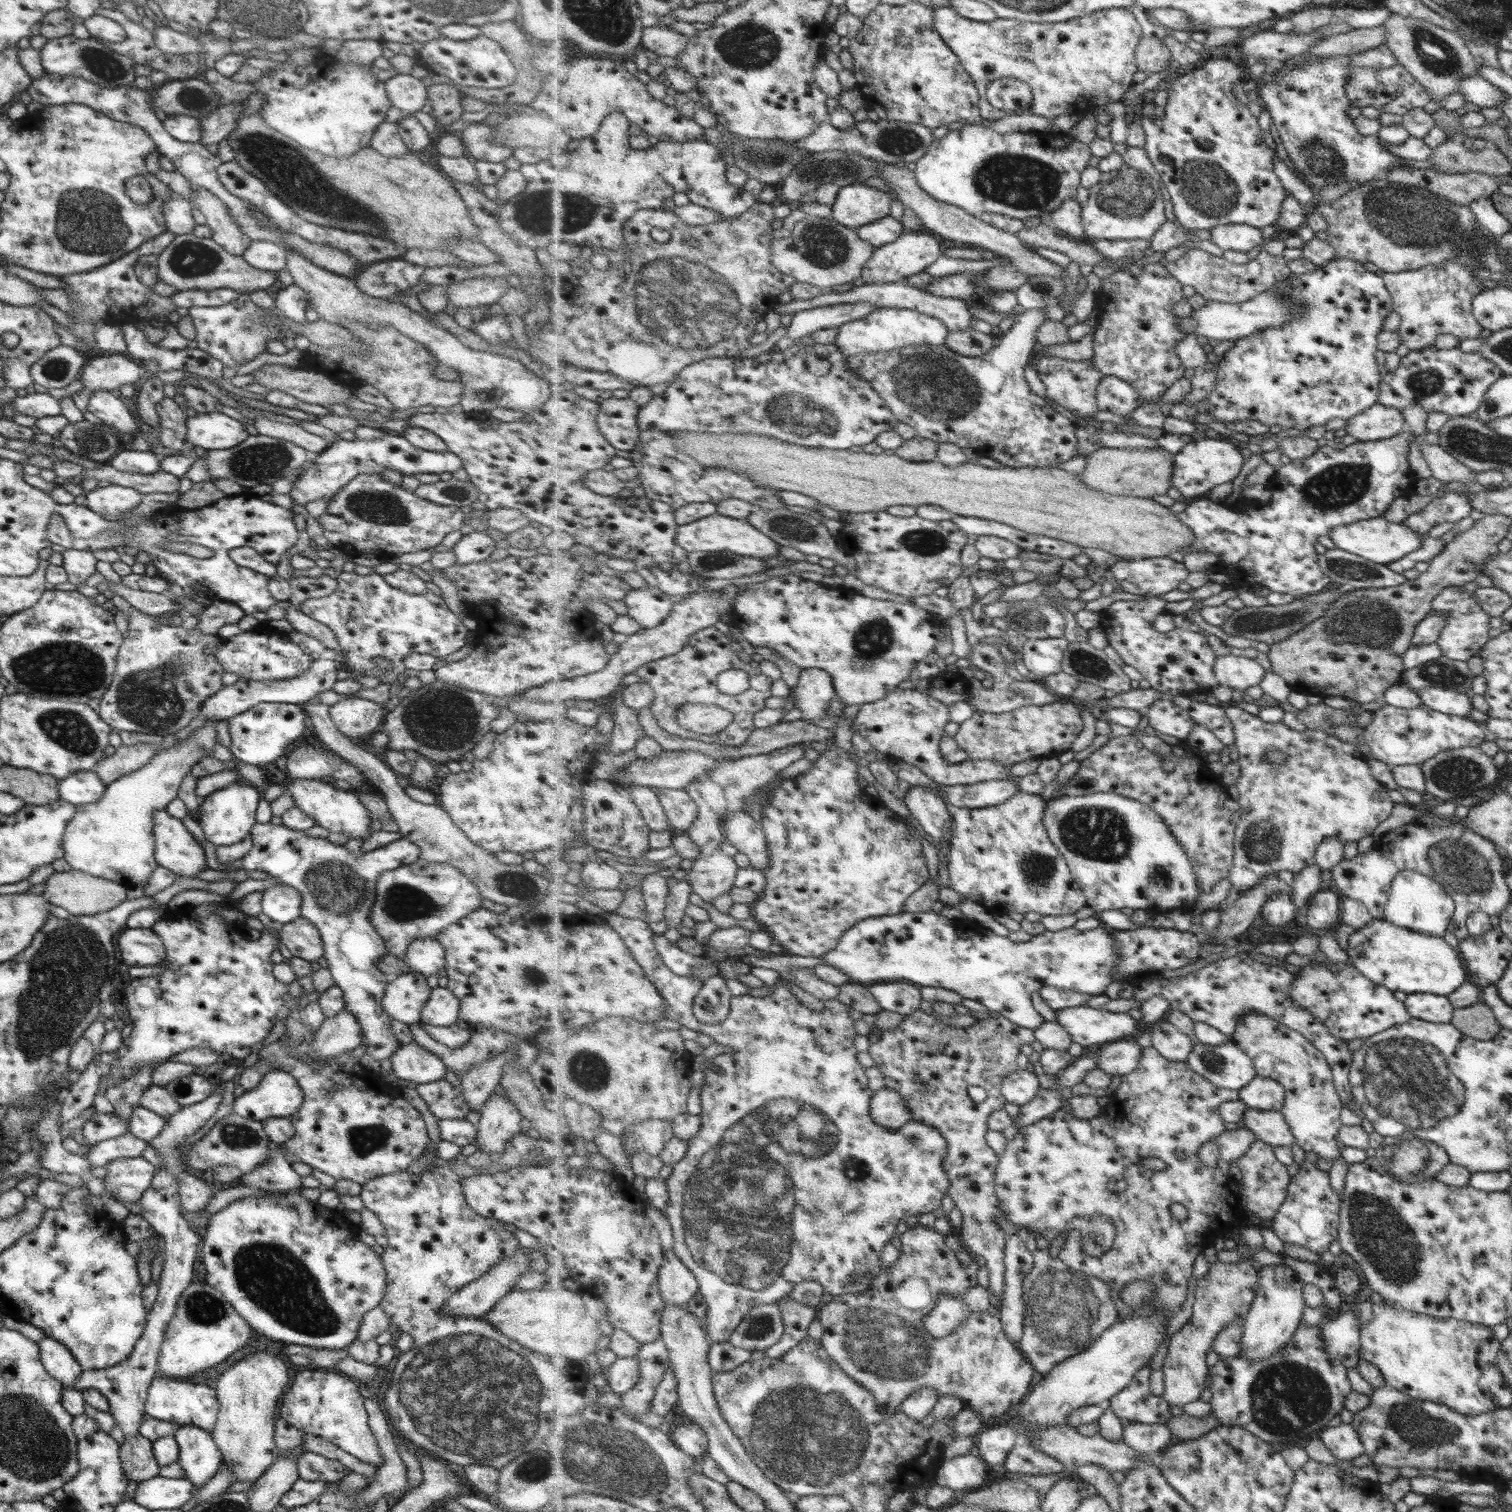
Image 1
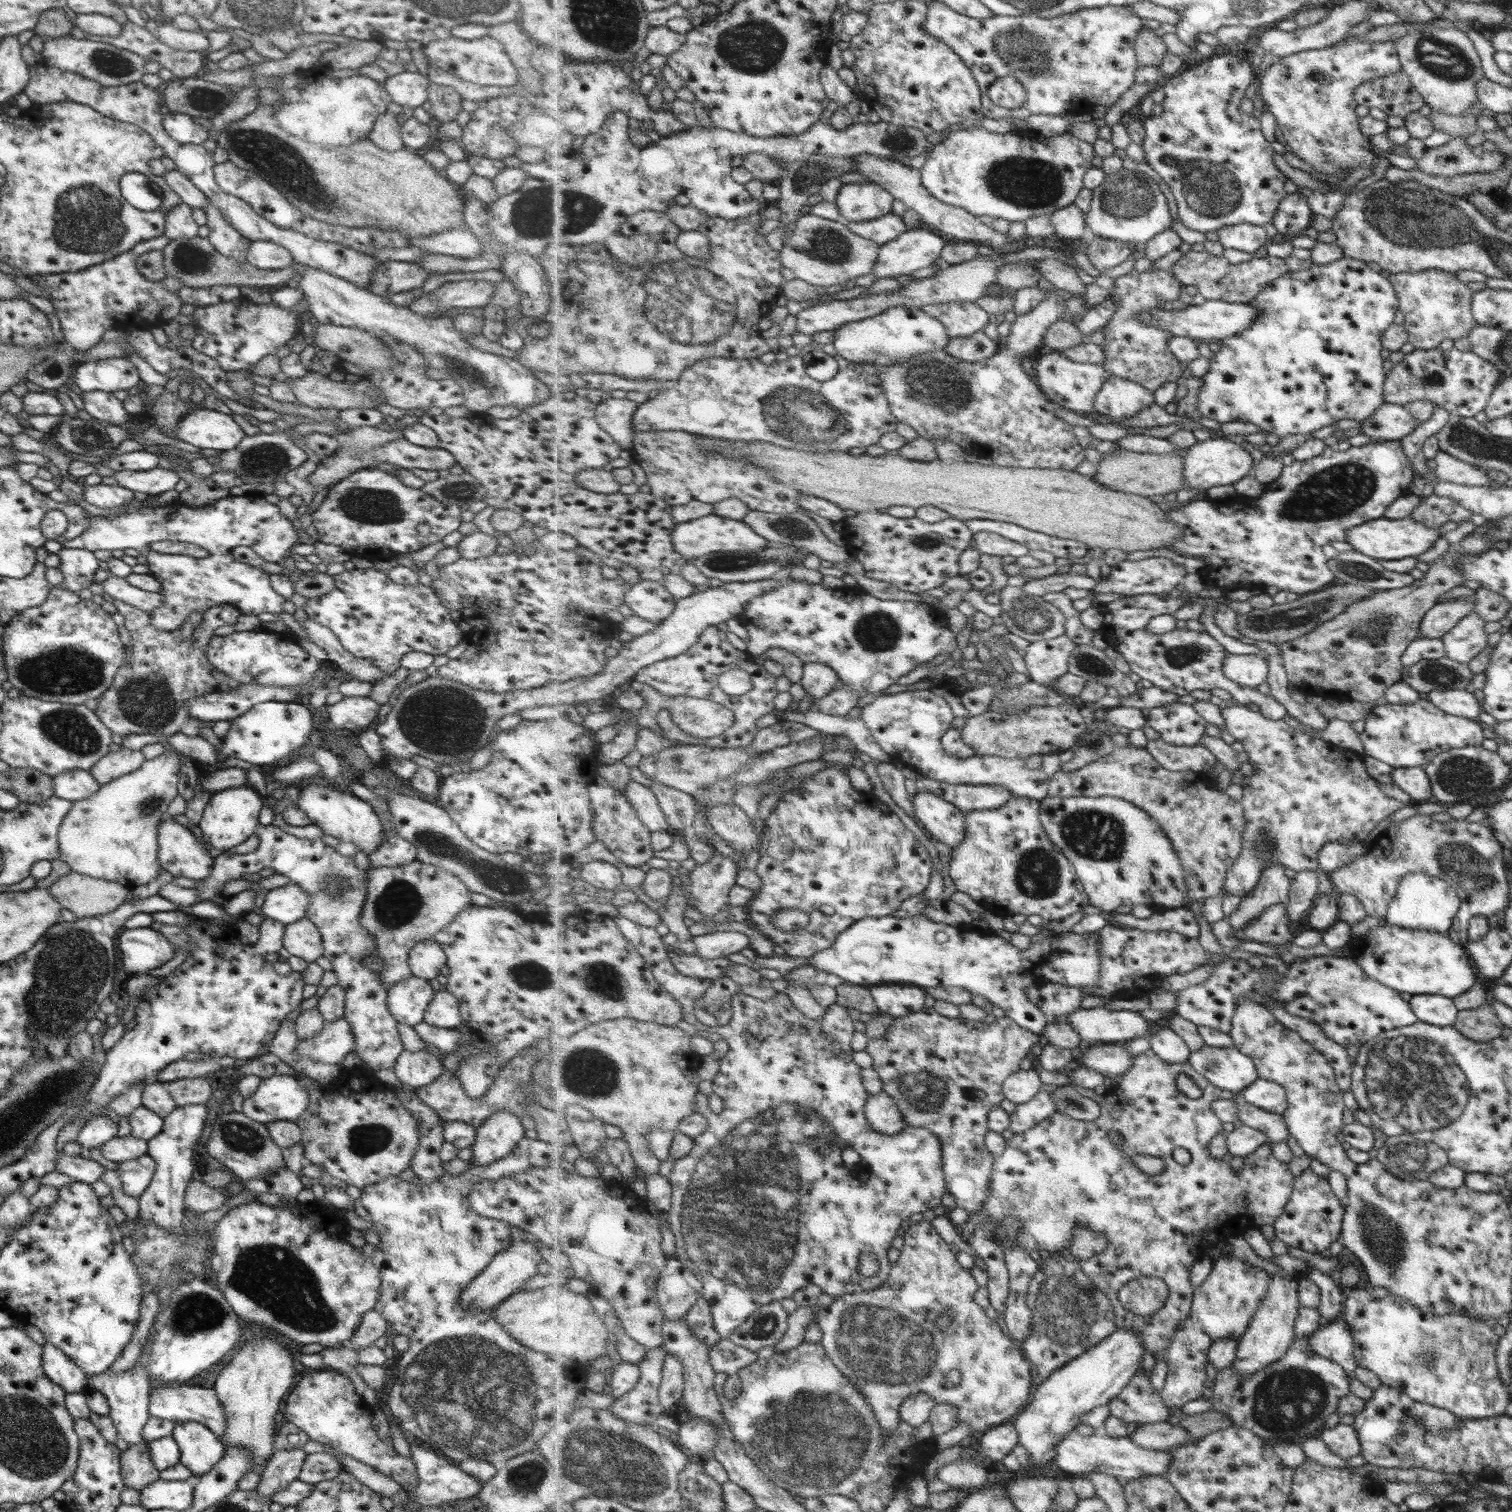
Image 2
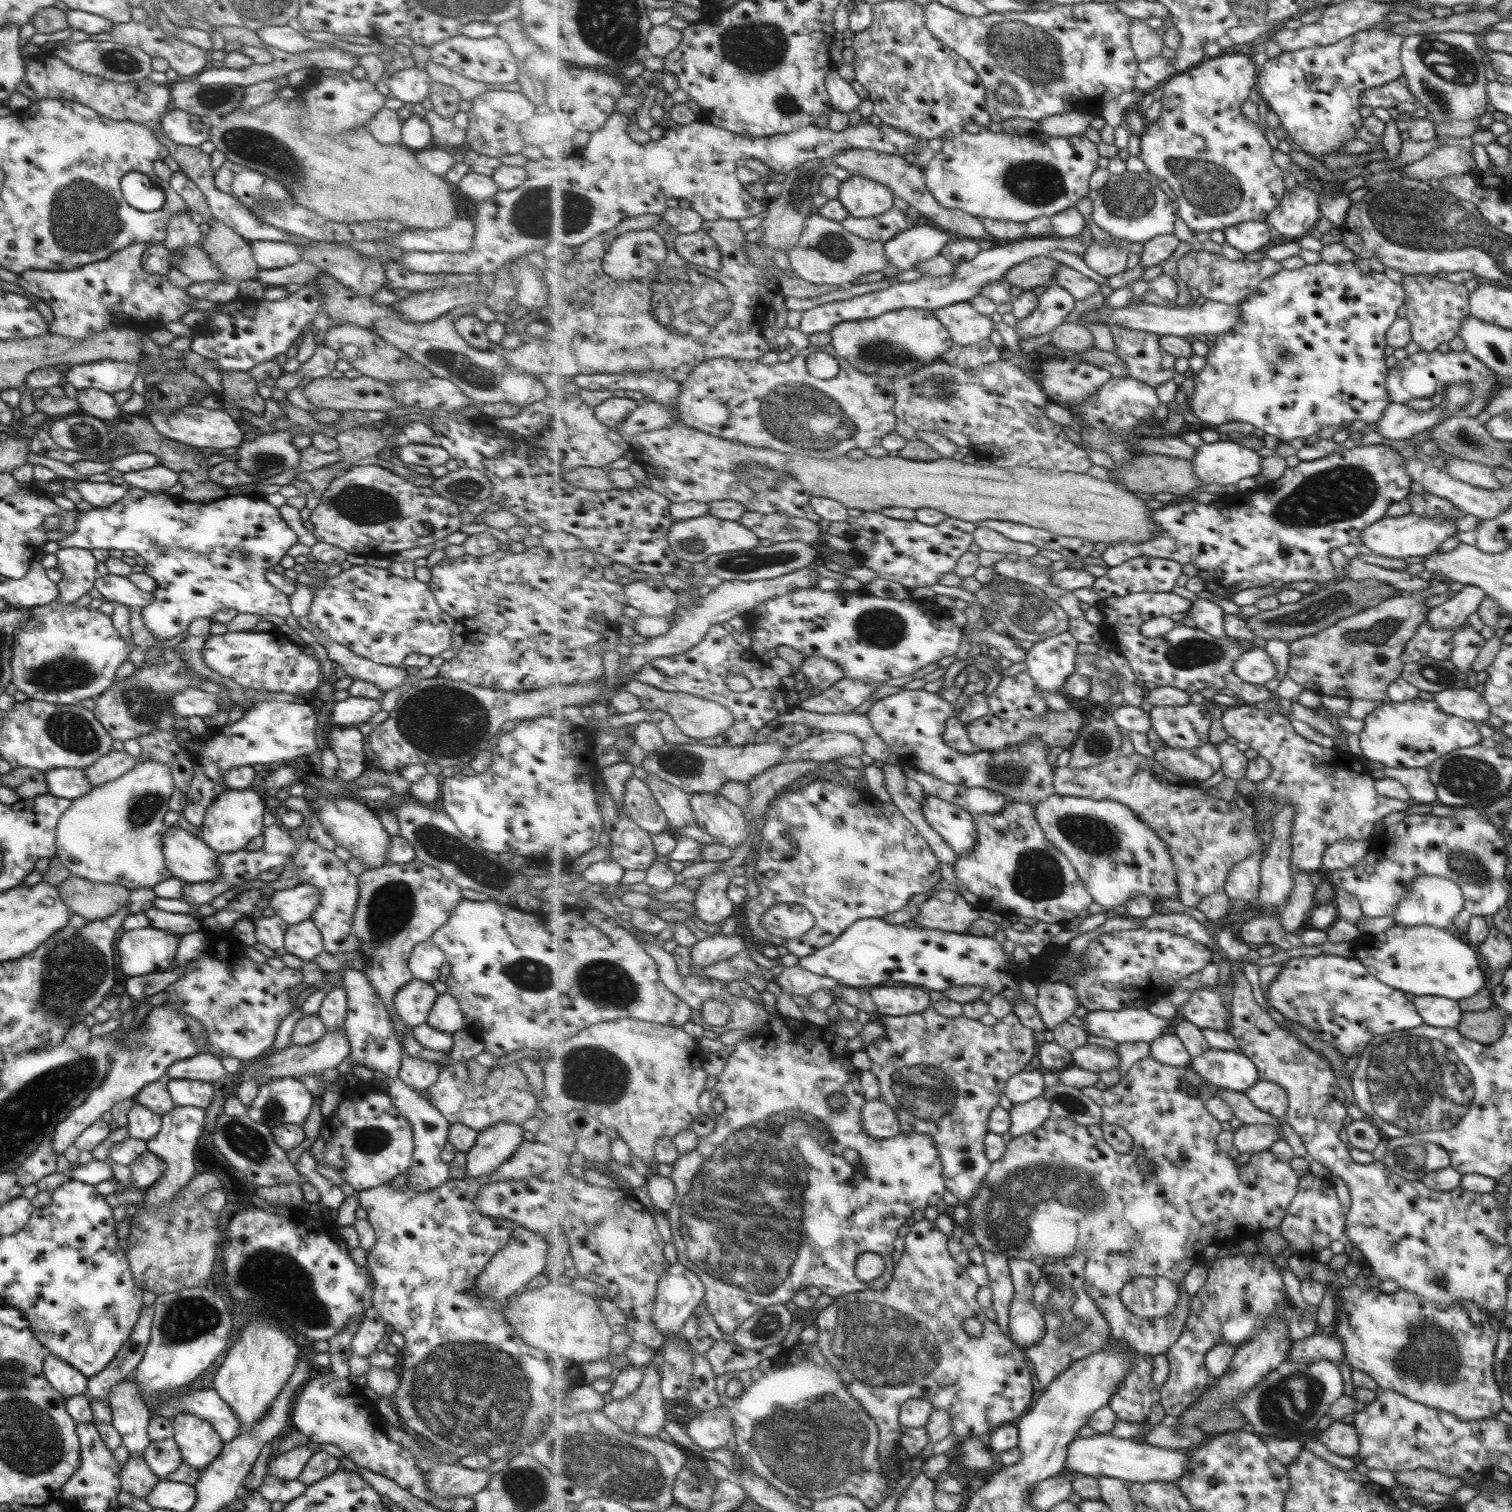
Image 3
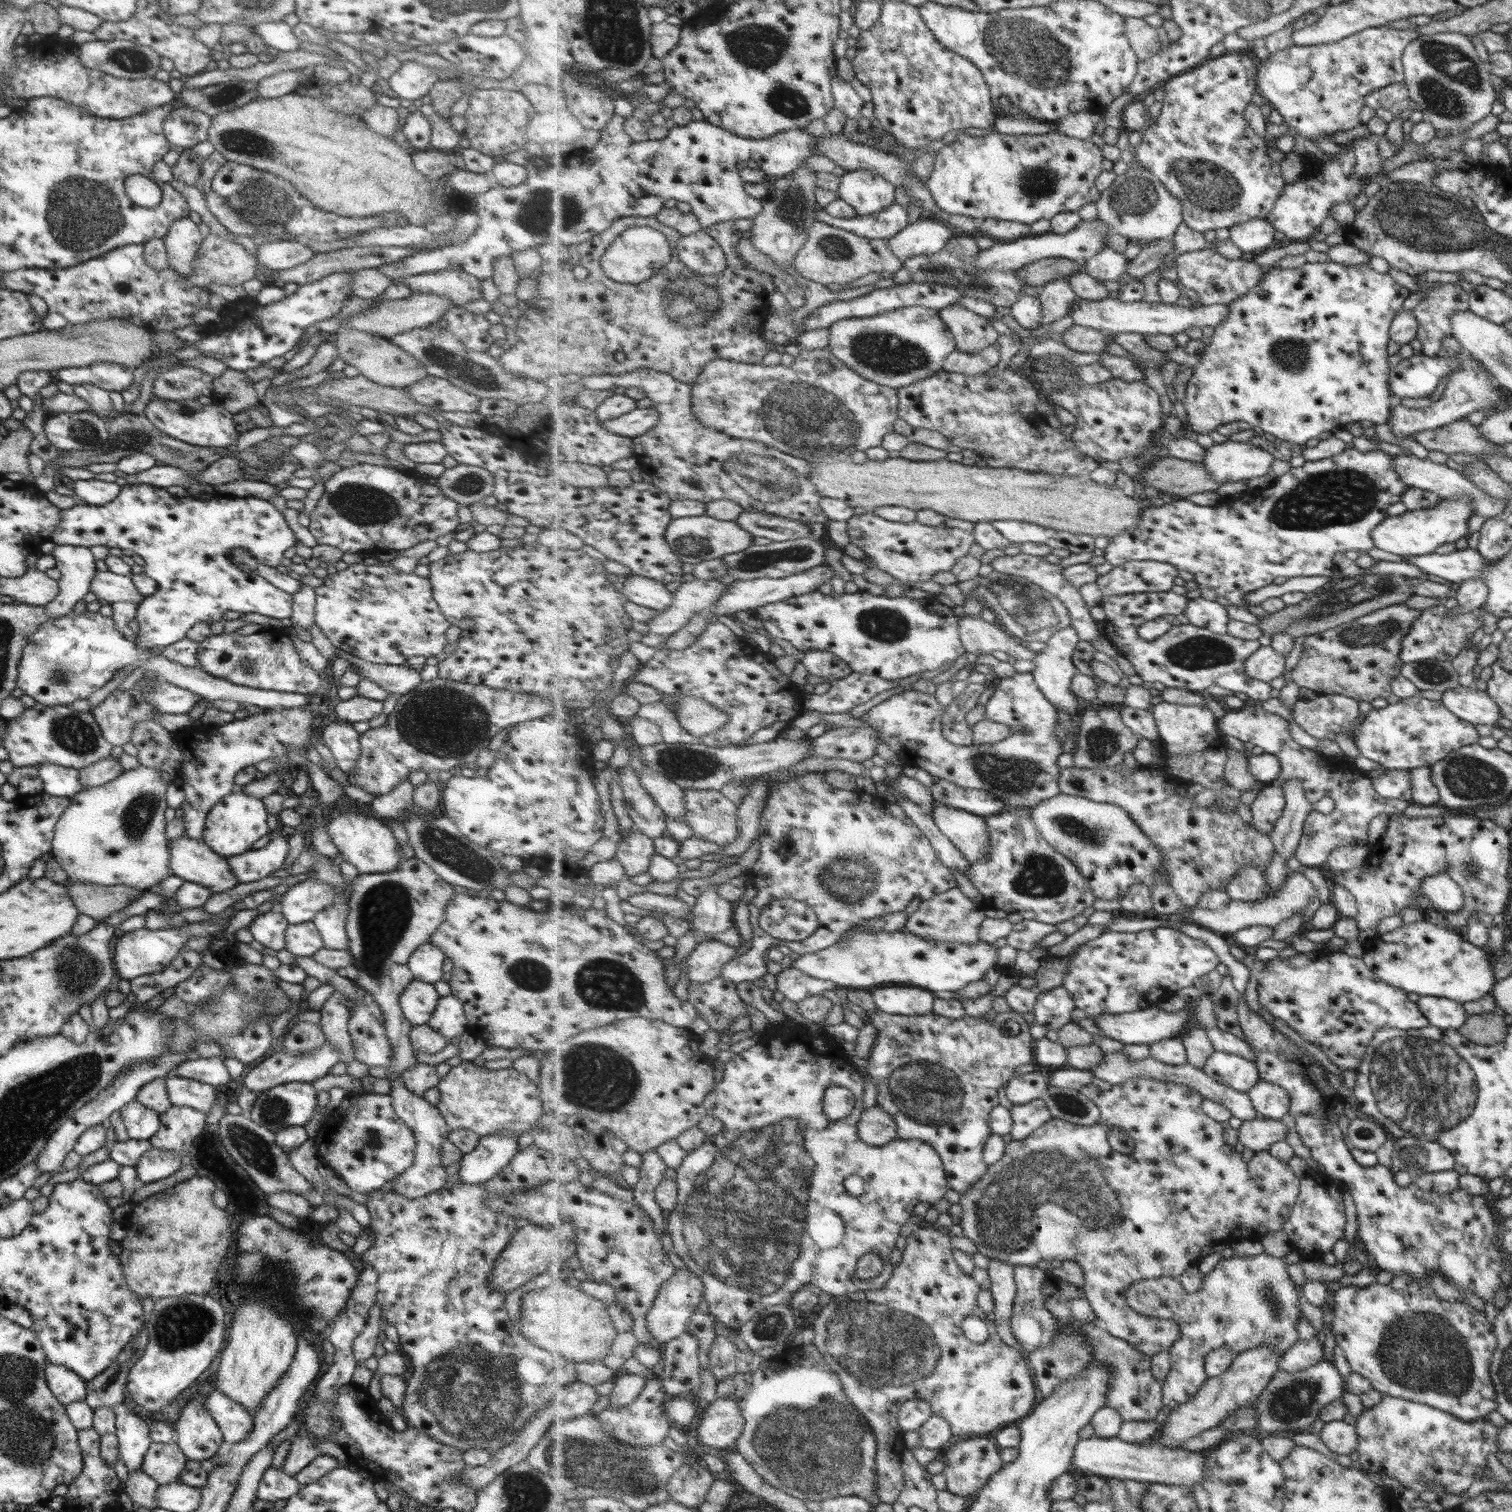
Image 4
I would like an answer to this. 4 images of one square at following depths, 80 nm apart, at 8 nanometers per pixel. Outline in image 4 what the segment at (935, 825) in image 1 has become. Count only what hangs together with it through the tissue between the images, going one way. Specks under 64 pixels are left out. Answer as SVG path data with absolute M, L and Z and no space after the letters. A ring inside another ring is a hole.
M935 802L934 821L953 841L969 863L979 863L989 857L992 849L990 826L986 817Z

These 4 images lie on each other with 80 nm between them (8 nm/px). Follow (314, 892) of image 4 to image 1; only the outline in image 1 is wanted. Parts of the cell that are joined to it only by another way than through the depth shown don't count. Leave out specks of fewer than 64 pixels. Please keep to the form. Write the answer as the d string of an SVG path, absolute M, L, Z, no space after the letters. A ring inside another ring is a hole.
M283 884L267 887L262 891L260 900L261 912L275 925L287 924L299 918L301 903L299 892Z

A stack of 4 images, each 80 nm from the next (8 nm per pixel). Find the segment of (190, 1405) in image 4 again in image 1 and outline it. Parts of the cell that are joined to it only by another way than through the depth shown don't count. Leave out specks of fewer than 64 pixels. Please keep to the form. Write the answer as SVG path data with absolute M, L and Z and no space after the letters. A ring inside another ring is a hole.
M178 1425L172 1434L178 1444L177 1464L193 1488L201 1488L223 1462L222 1454L207 1431L193 1425Z

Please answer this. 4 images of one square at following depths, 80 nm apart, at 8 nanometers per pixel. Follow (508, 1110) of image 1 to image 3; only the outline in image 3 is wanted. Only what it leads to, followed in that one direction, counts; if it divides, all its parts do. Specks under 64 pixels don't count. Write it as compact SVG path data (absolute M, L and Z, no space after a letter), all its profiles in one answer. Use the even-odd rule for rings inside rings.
M510 1122L477 1133L474 1145L465 1153L465 1175L471 1178L486 1177L516 1151L518 1144L530 1134L530 1127Z

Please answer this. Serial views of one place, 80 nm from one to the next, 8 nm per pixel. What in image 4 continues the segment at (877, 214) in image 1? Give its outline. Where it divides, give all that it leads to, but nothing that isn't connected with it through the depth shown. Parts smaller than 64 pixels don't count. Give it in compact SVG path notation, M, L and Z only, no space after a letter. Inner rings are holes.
M847 171L841 177L838 195L855 208L859 216L877 214L896 202L896 186L871 171Z

